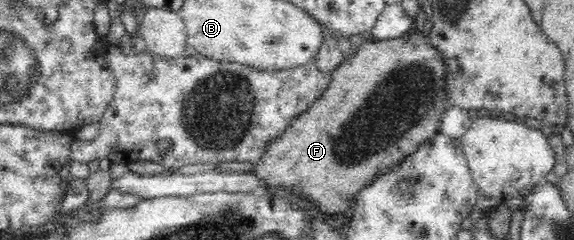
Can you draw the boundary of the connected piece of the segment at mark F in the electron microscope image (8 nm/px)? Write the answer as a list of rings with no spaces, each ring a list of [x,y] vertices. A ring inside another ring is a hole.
[[[414,28],[407,31],[405,35],[393,39],[375,40],[367,36],[367,40],[356,51],[346,56],[344,62],[339,64],[331,74],[331,83],[323,92],[323,95],[315,103],[312,103],[309,109],[296,117],[280,138],[269,144],[268,150],[265,150],[264,156],[256,162],[252,171],[270,187],[279,187],[279,185],[288,187],[288,189],[292,189],[296,193],[302,193],[311,201],[318,203],[320,210],[324,211],[325,214],[343,216],[343,213],[348,213],[349,203],[355,199],[355,195],[365,185],[369,185],[369,181],[373,181],[373,177],[377,177],[377,173],[381,173],[381,169],[387,169],[389,165],[395,165],[401,157],[413,153],[415,149],[419,149],[419,145],[423,141],[427,141],[429,137],[433,137],[435,133],[440,132],[439,115],[448,105],[447,99],[445,99],[445,62],[442,60],[441,53],[429,44],[428,38],[423,36],[422,32],[418,33]]]

